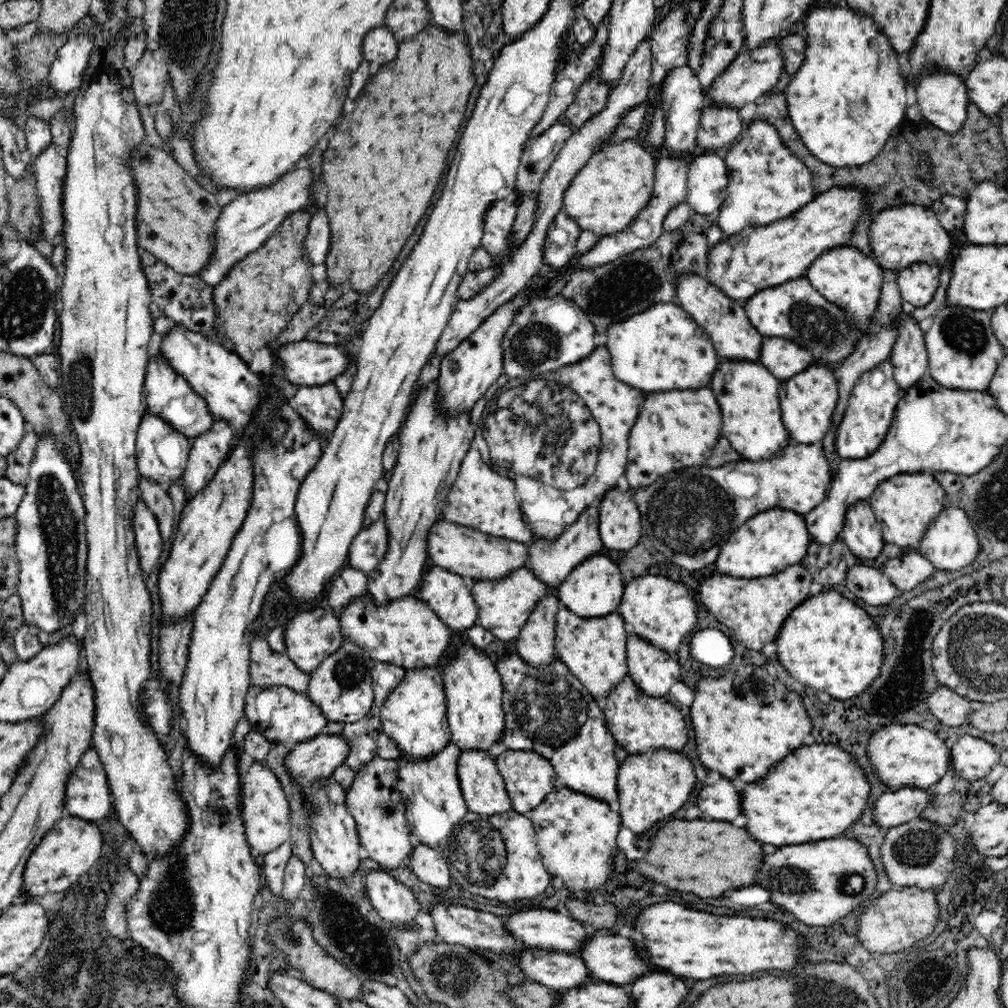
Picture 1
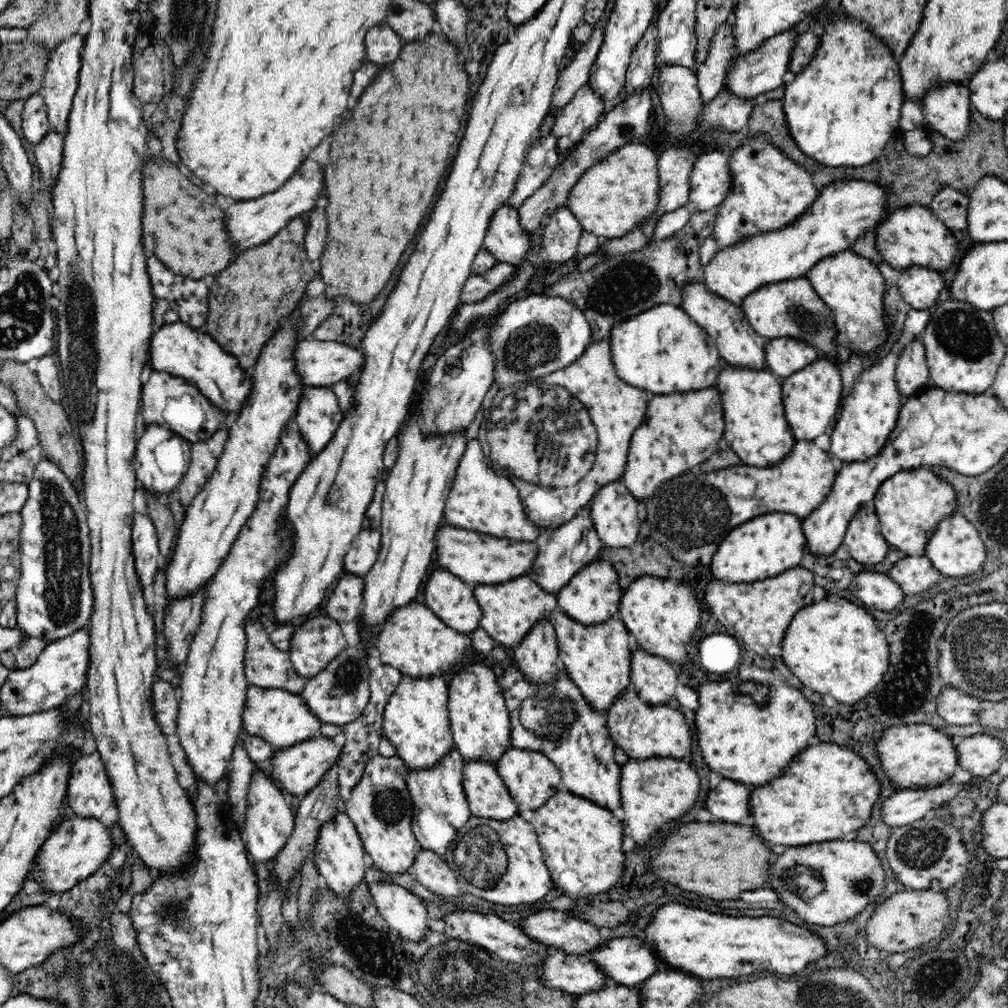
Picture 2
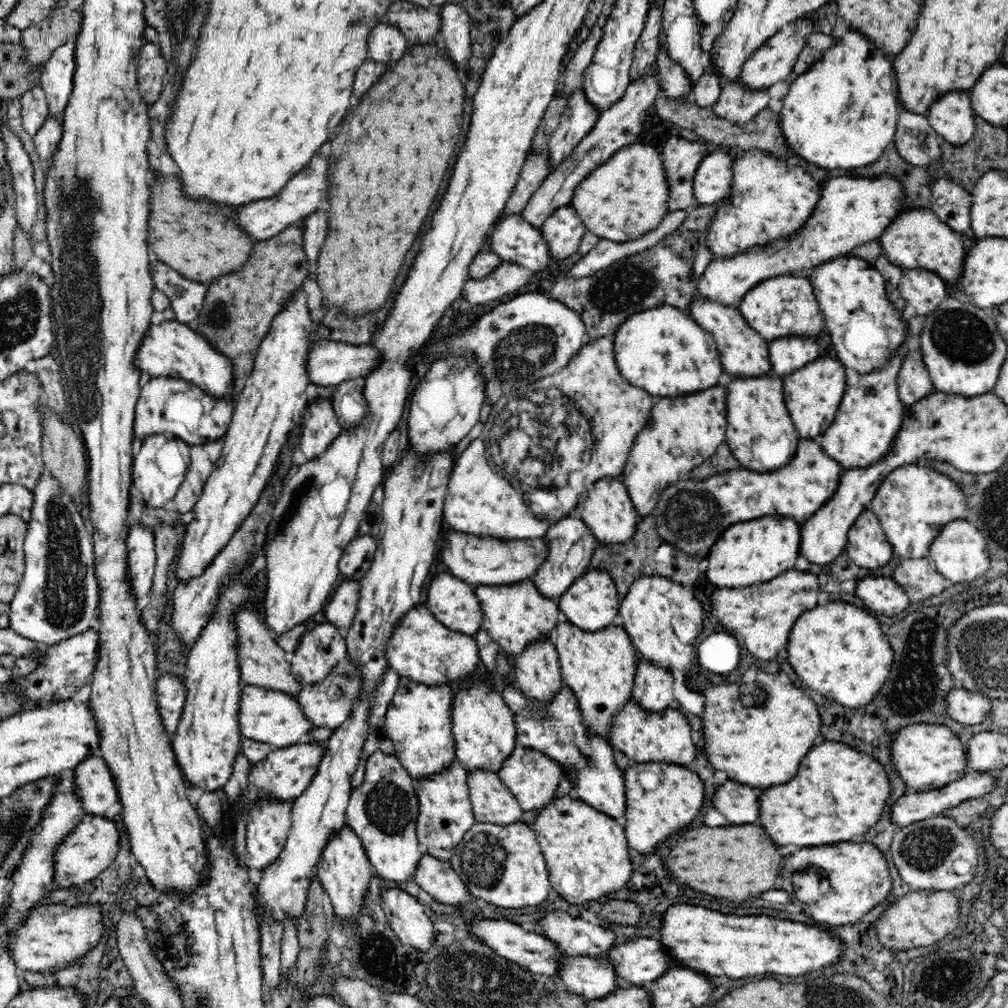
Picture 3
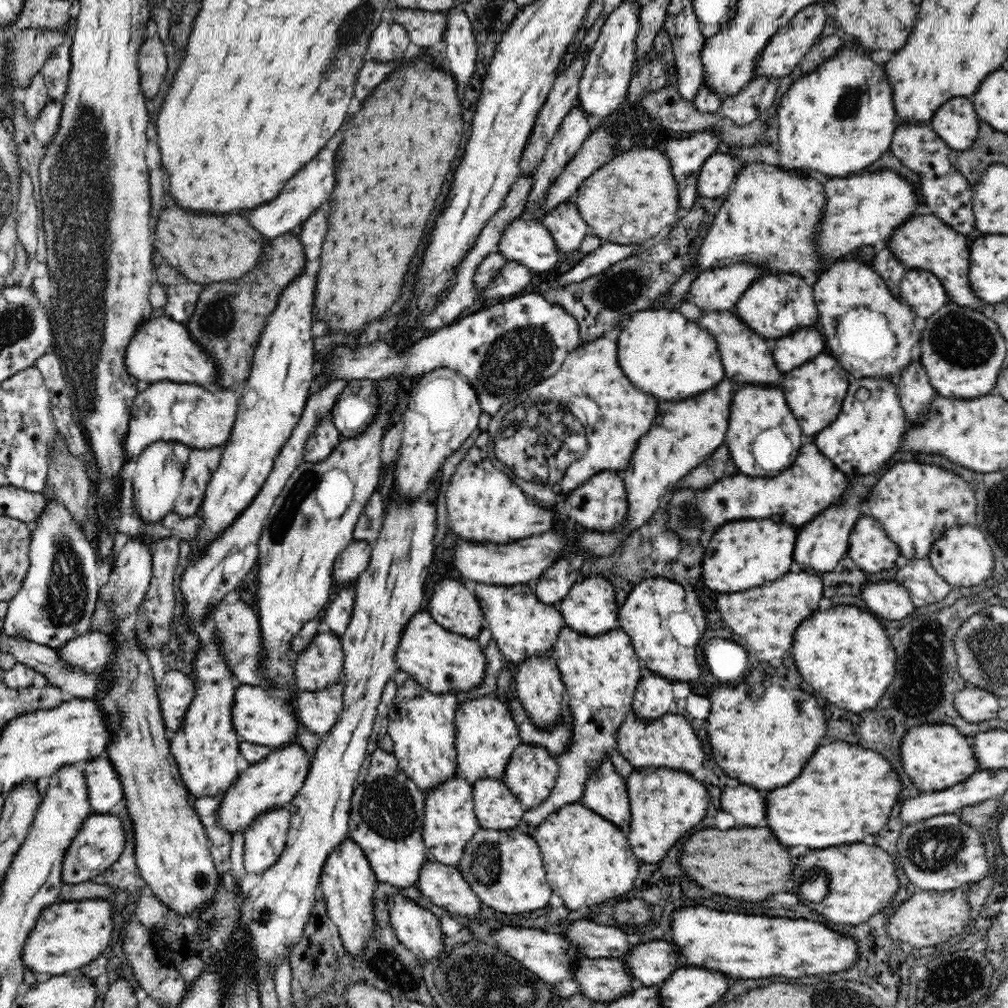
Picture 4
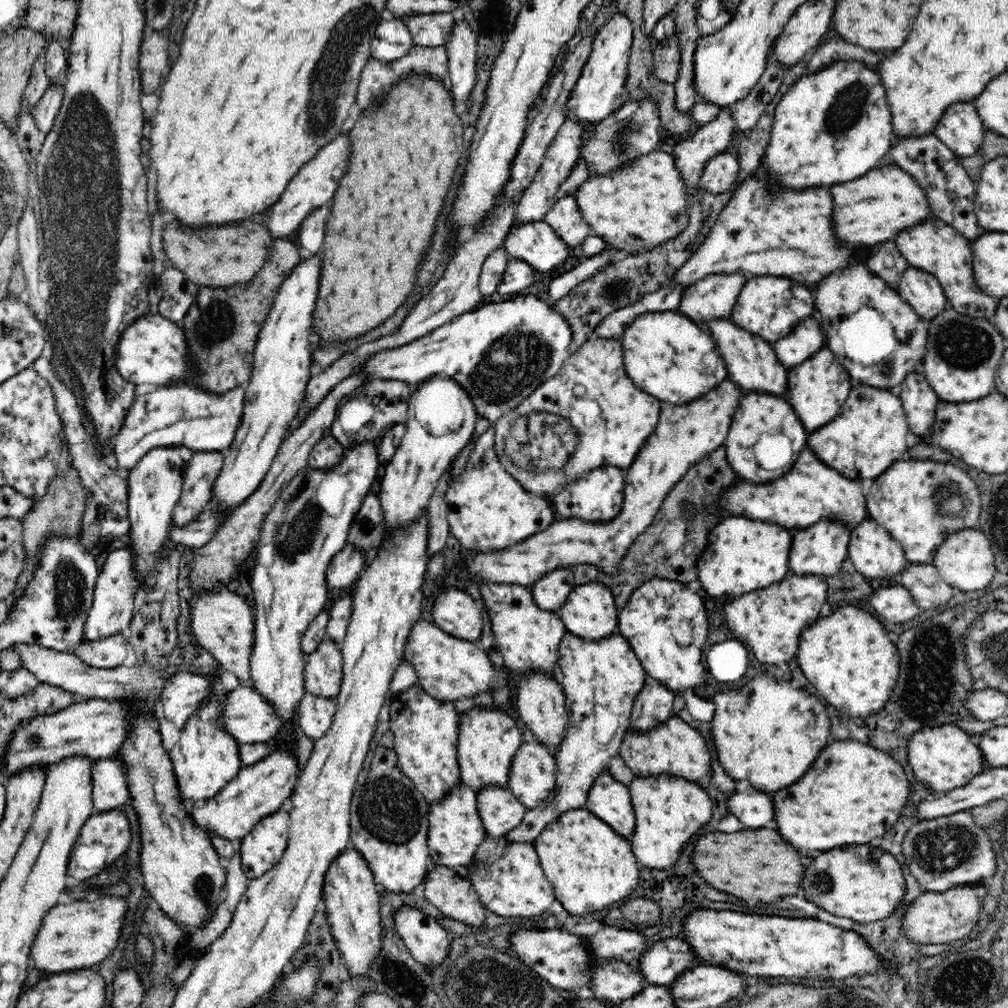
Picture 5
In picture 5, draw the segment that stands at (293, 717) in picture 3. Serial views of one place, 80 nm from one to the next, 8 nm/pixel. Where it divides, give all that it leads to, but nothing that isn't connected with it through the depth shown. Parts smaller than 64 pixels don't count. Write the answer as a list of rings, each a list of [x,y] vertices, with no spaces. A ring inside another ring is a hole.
[[[239,685],[235,690],[229,692],[226,706],[222,709],[224,728],[239,744],[266,743],[273,745],[276,738],[279,738],[282,728],[286,728],[283,720],[277,716],[273,708],[258,691],[254,690],[254,687]]]

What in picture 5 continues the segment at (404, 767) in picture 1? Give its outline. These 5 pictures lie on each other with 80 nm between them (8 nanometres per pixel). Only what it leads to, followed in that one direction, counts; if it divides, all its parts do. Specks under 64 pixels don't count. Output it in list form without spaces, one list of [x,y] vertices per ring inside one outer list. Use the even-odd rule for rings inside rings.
[[[461,783],[454,786],[442,800],[430,804],[428,812],[427,845],[430,851],[432,864],[448,868],[462,868],[471,862],[474,852],[482,844],[487,832],[478,814],[476,792],[469,786]]]

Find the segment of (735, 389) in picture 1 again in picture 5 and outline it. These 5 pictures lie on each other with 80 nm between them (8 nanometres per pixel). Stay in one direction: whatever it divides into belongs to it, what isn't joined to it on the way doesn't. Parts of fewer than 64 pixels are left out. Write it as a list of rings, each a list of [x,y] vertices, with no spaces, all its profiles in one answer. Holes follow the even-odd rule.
[[[746,394],[738,406],[740,408],[736,408],[728,435],[726,440],[723,441],[729,465],[741,479],[753,482],[754,484],[766,484],[766,482],[772,482],[780,478],[796,464],[796,460],[801,455],[802,448],[807,446],[809,434],[806,428],[804,428],[802,421],[800,421],[787,399],[782,400],[780,396],[776,398],[776,396],[770,396],[770,394]],[[765,433],[782,433],[790,440],[792,460],[786,464],[785,468],[769,471],[762,469],[760,463],[758,463],[754,446],[760,442],[760,437]]]

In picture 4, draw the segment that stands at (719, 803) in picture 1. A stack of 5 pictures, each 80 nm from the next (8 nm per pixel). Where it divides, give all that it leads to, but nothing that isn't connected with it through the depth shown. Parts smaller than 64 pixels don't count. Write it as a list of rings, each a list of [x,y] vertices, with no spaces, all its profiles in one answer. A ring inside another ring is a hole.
[[[750,786],[726,788],[722,792],[722,810],[730,812],[738,824],[768,826],[766,798]]]

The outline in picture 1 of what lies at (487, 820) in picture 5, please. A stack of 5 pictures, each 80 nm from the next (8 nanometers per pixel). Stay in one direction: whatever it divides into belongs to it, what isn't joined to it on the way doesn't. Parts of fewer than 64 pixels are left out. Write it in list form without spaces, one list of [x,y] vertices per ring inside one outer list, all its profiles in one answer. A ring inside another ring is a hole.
[[[462,750],[458,758],[458,780],[470,812],[492,816],[504,814],[512,808],[502,775],[499,774],[496,760],[485,750]]]

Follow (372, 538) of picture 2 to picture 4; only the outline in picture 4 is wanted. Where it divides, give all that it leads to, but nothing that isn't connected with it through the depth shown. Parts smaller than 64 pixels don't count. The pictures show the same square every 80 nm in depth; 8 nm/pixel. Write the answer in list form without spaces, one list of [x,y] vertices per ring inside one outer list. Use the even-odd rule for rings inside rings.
[[[356,540],[336,558],[332,576],[335,584],[354,584],[357,578],[368,568],[373,545],[365,540]]]

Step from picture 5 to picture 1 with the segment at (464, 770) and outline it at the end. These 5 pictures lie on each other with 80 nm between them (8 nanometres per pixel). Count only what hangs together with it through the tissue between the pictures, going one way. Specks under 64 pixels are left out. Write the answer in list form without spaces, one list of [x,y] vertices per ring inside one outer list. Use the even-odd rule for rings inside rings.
[[[465,641],[458,644],[458,654],[444,666],[444,688],[447,699],[447,719],[452,741],[462,750],[489,752],[504,732],[503,693],[500,673],[495,662],[474,645]]]

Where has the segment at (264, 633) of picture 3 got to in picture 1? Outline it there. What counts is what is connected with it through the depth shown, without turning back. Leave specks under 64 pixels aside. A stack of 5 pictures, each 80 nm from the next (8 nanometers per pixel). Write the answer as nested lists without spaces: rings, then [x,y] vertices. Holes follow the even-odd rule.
[[[253,633],[250,646],[251,684],[258,687],[286,686],[306,693],[311,674],[302,672],[286,653],[279,653],[267,644],[267,639]]]

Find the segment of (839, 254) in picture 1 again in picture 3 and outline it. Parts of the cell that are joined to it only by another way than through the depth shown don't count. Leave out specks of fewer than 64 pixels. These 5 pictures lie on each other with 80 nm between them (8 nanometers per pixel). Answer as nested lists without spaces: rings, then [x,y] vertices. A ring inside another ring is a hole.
[[[854,255],[840,256],[834,260],[824,262],[806,273],[810,280],[819,307],[824,315],[827,333],[832,341],[832,348],[836,350],[838,361],[844,368],[852,368],[859,374],[874,372],[886,366],[900,344],[906,343],[906,320],[892,307],[888,300],[886,282],[881,272],[872,263]]]

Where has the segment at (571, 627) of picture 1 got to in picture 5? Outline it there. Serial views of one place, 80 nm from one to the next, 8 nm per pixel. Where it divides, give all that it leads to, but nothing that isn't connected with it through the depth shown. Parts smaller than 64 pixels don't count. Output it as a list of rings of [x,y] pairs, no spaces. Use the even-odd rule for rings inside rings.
[[[567,632],[562,638],[559,654],[557,669],[569,719],[565,736],[554,754],[558,768],[556,786],[540,806],[527,810],[522,822],[505,834],[507,842],[533,844],[538,834],[562,816],[562,812],[584,808],[595,780],[608,770],[610,759],[619,754],[636,696],[644,688],[647,672],[622,634],[611,634],[600,641],[586,641]]]

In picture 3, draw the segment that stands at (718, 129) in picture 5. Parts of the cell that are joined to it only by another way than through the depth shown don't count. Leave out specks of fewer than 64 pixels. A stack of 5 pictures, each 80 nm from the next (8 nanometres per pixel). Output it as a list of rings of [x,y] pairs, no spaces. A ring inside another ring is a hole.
[[[680,136],[666,141],[662,158],[670,188],[669,210],[689,210],[695,205],[695,171],[708,154],[704,141],[688,141]]]

